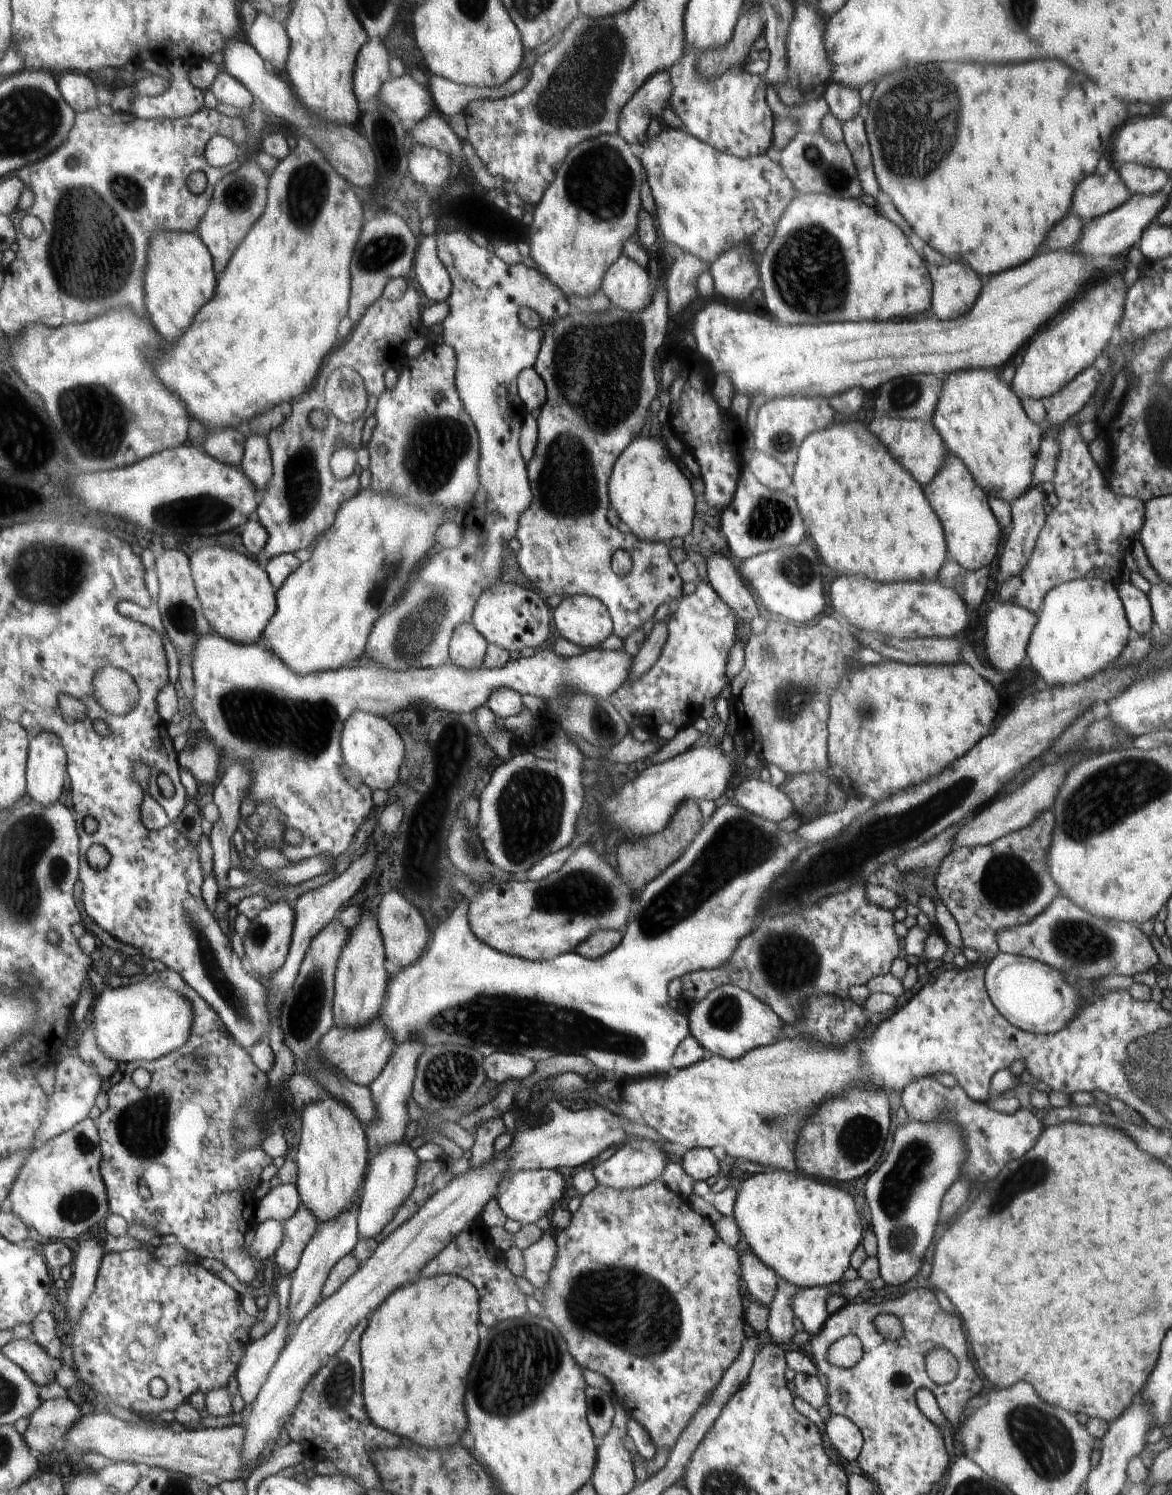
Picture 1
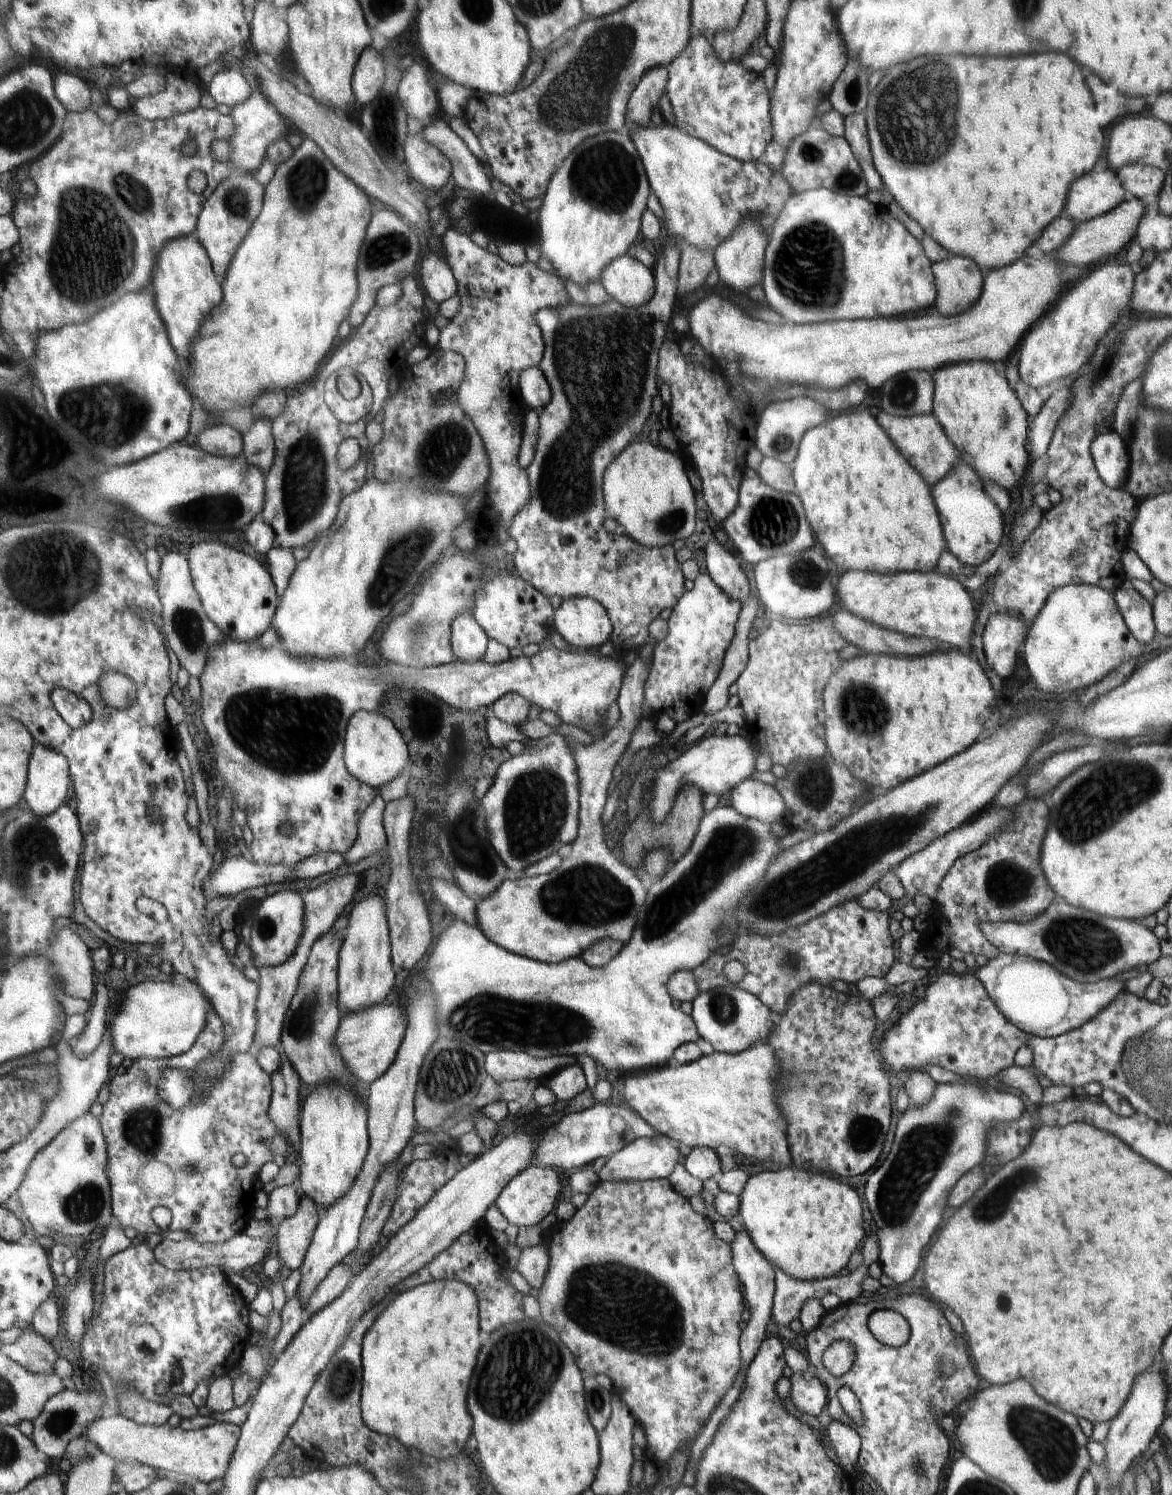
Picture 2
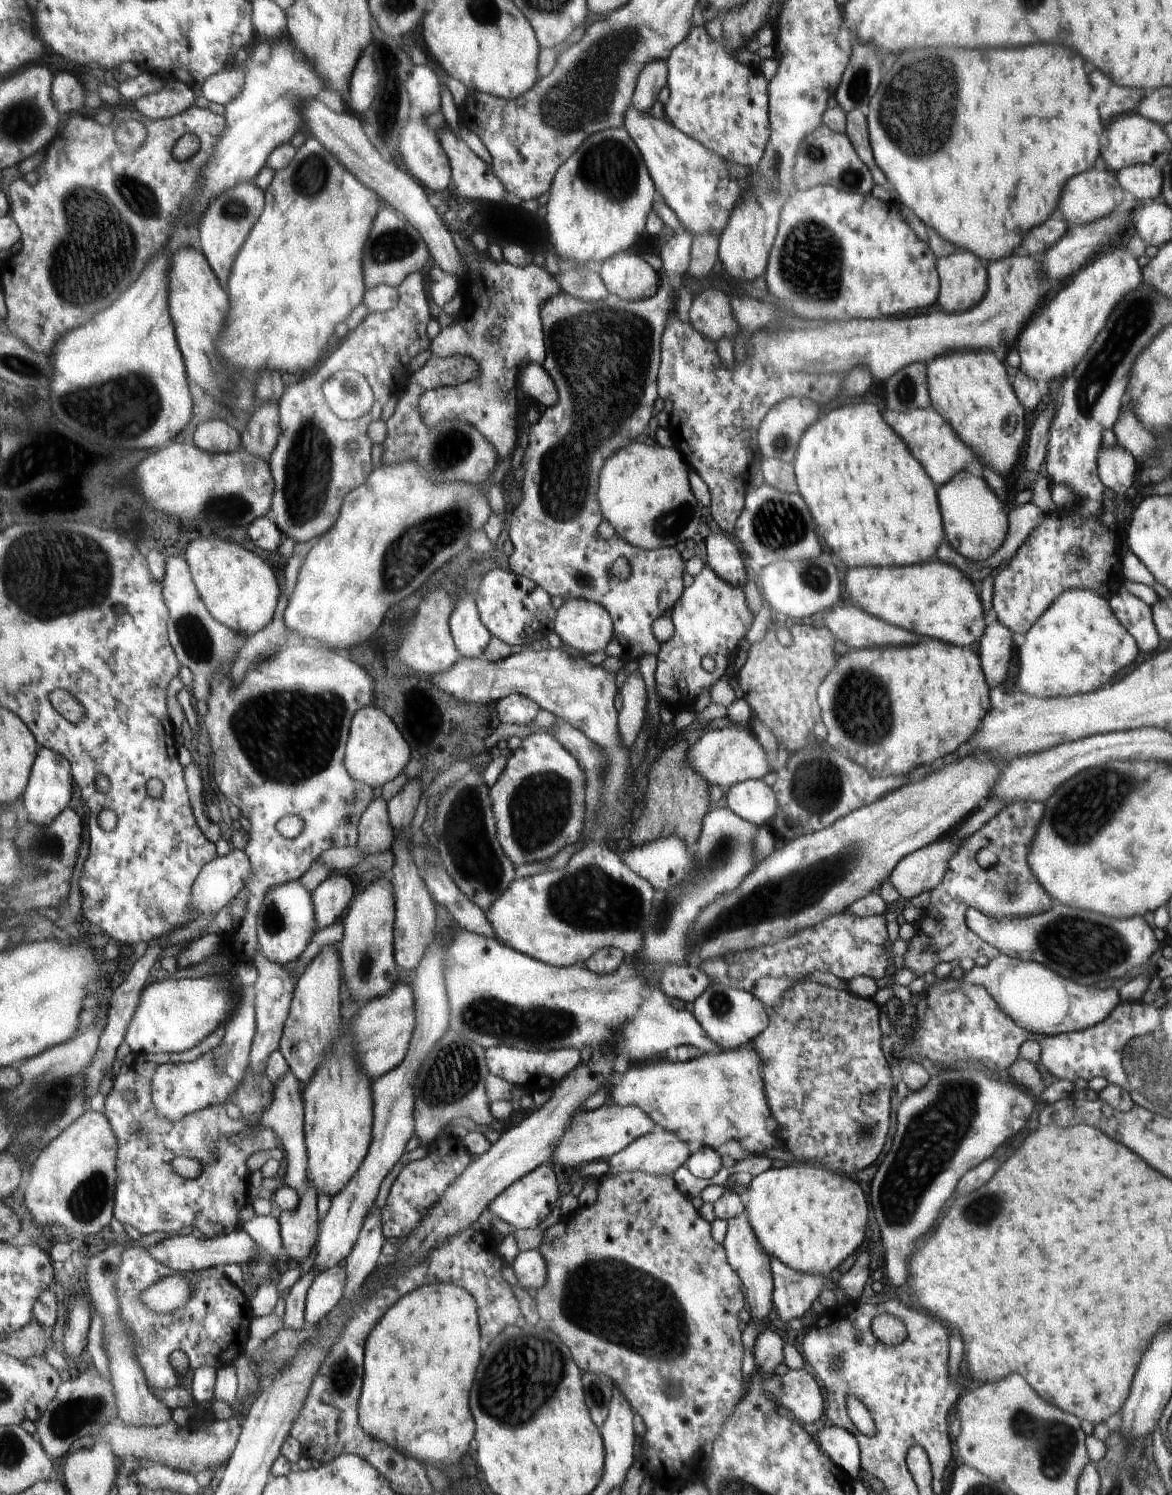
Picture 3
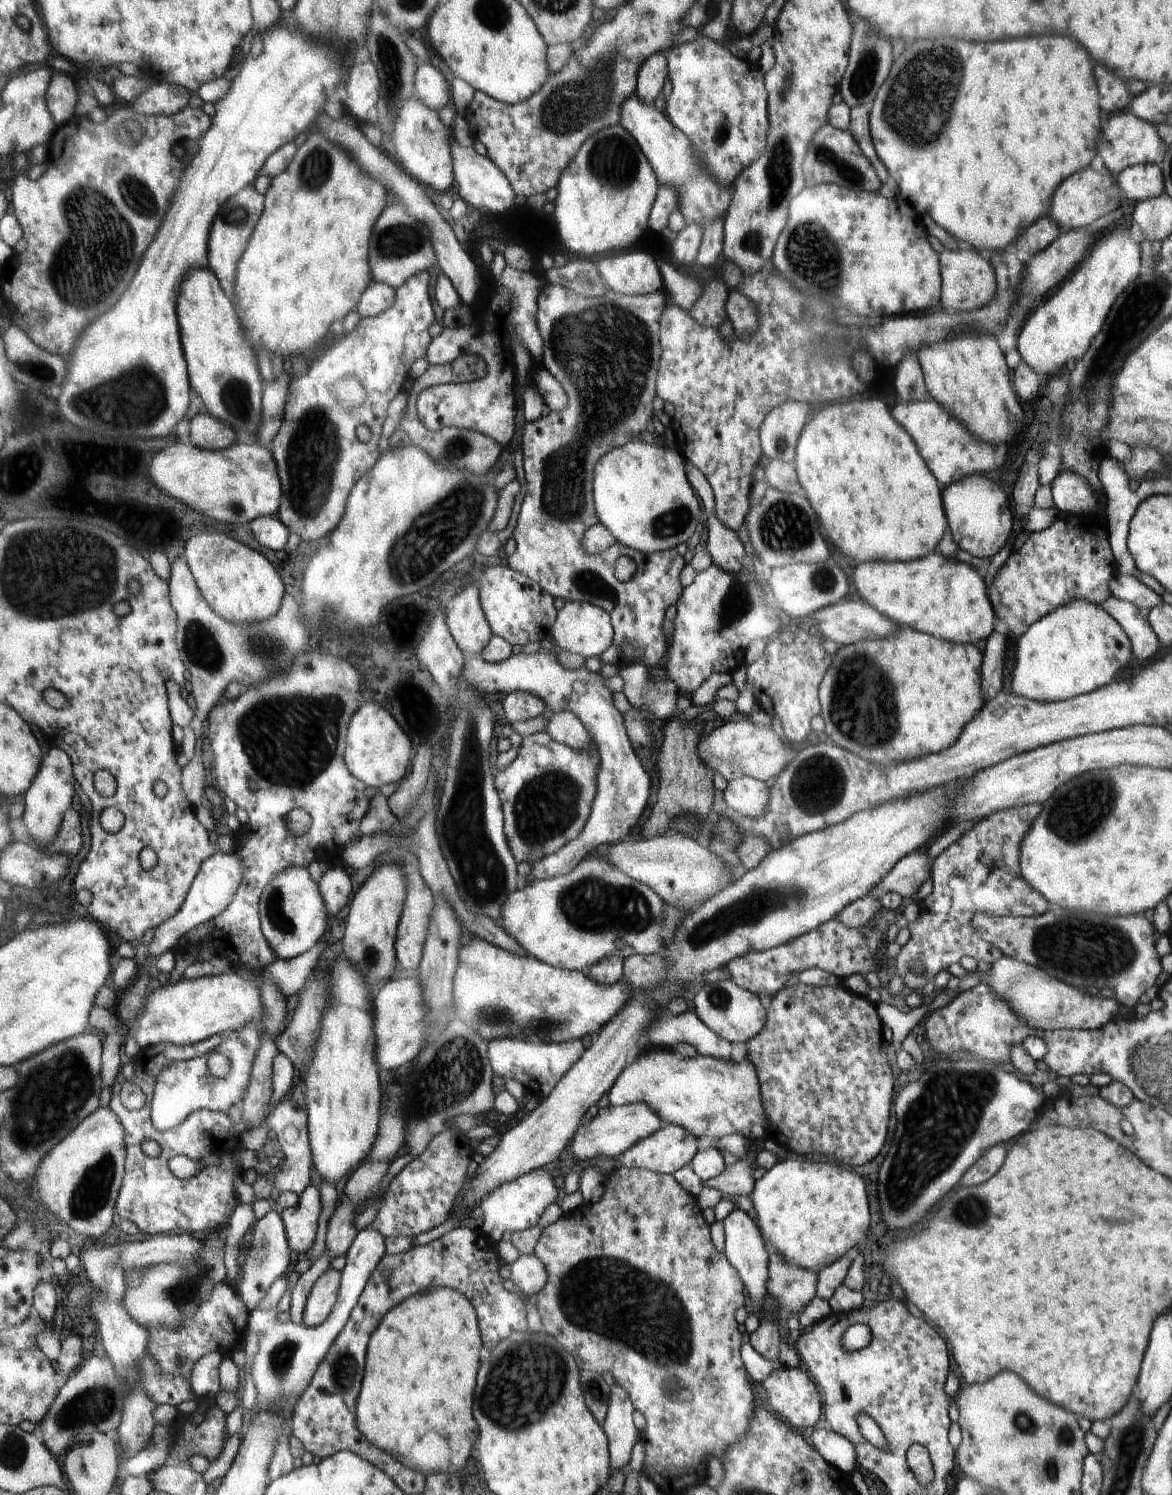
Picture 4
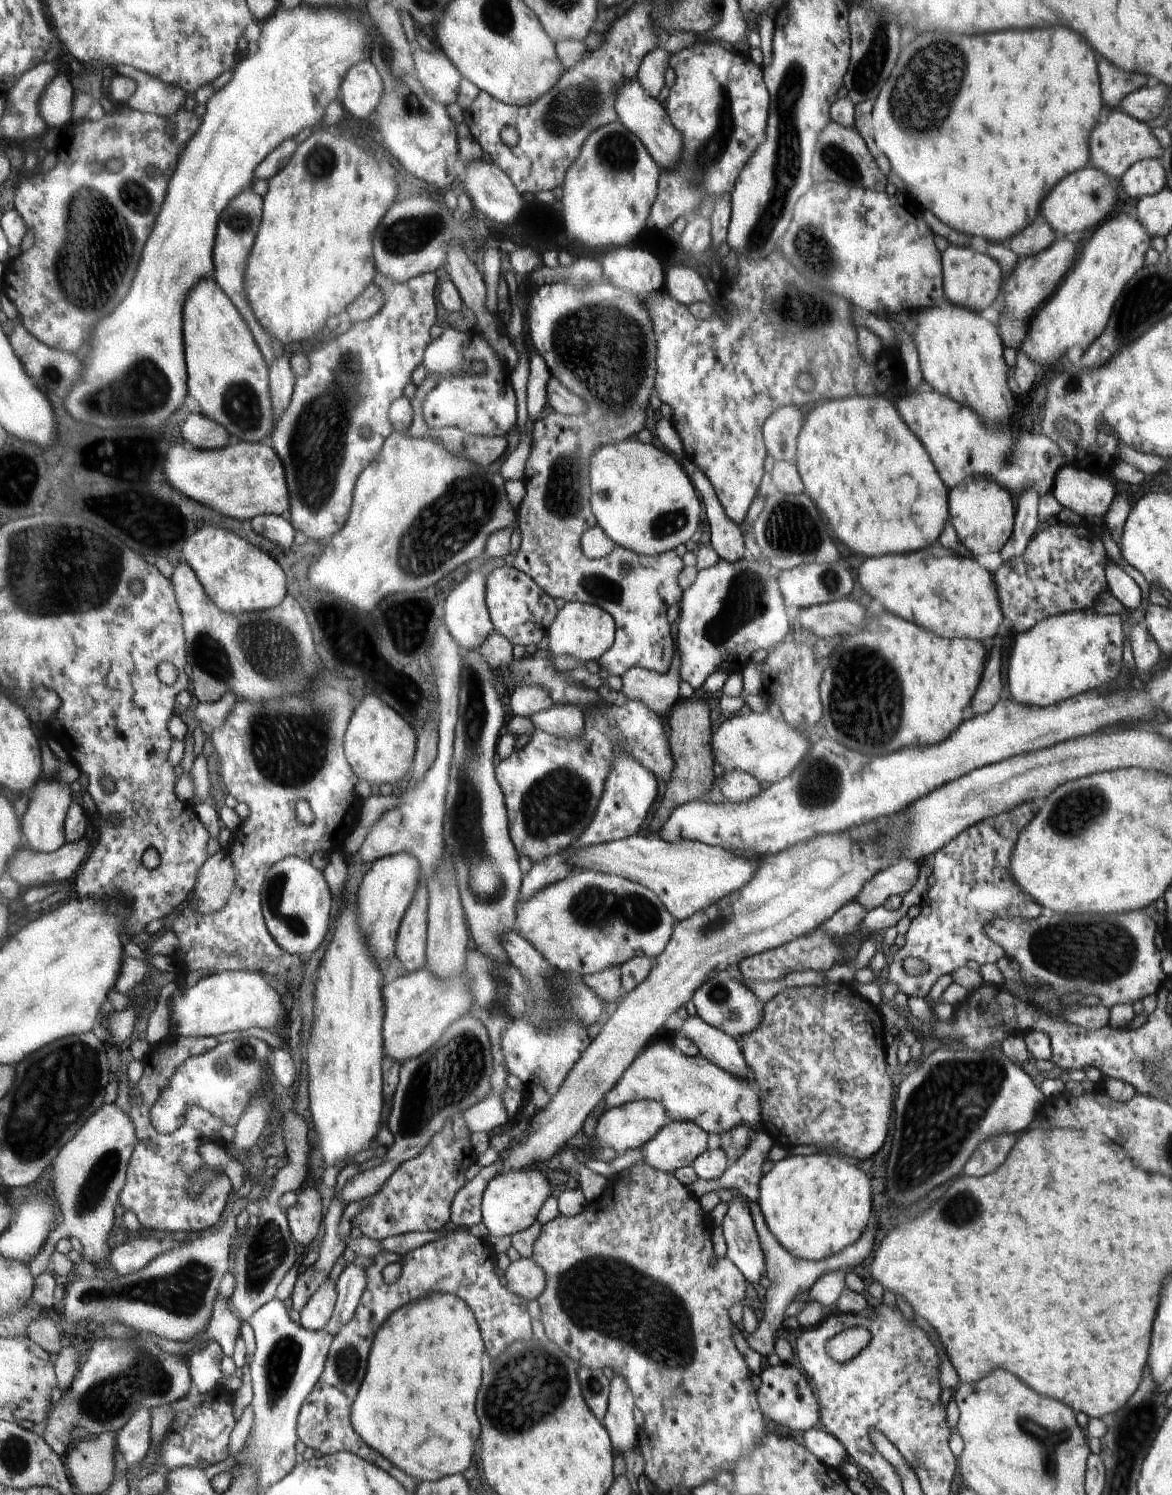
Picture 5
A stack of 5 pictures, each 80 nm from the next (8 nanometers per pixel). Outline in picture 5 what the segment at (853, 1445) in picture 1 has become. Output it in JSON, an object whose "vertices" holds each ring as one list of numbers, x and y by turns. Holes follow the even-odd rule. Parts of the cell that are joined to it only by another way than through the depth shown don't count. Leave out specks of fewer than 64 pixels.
{"vertices":[[808,1429,804,1434,803,1443,827,1467,839,1468,849,1459,842,1441,824,1430]]}

